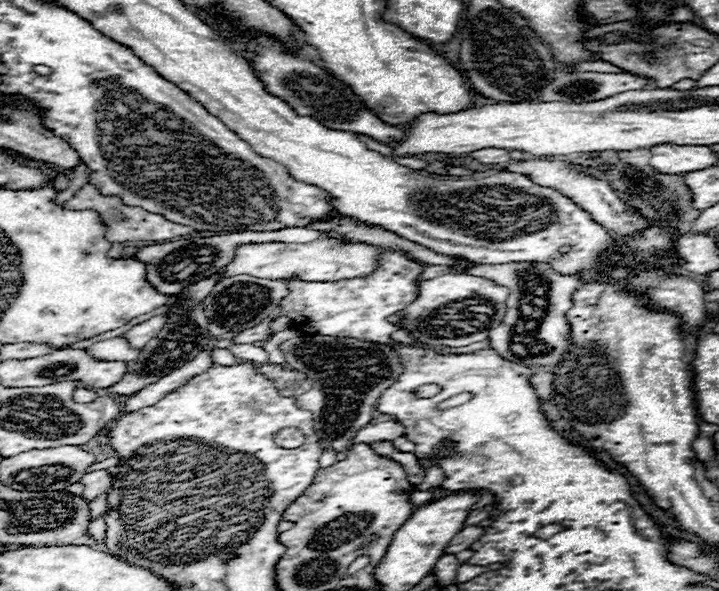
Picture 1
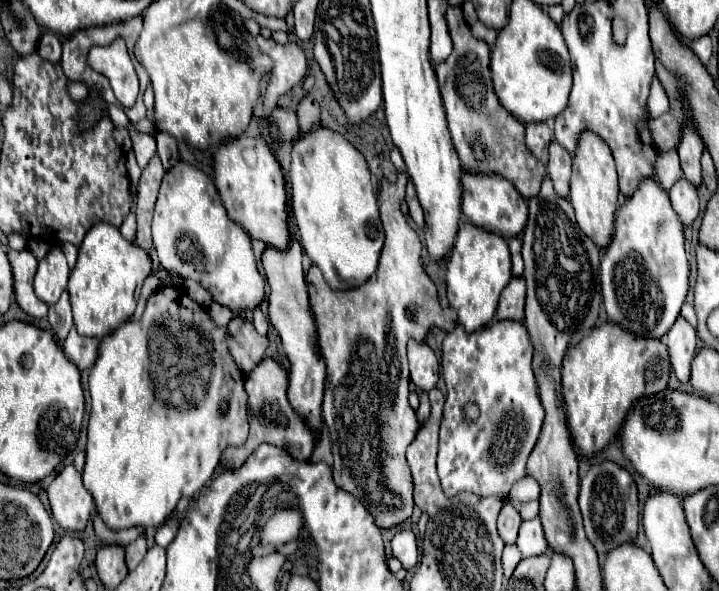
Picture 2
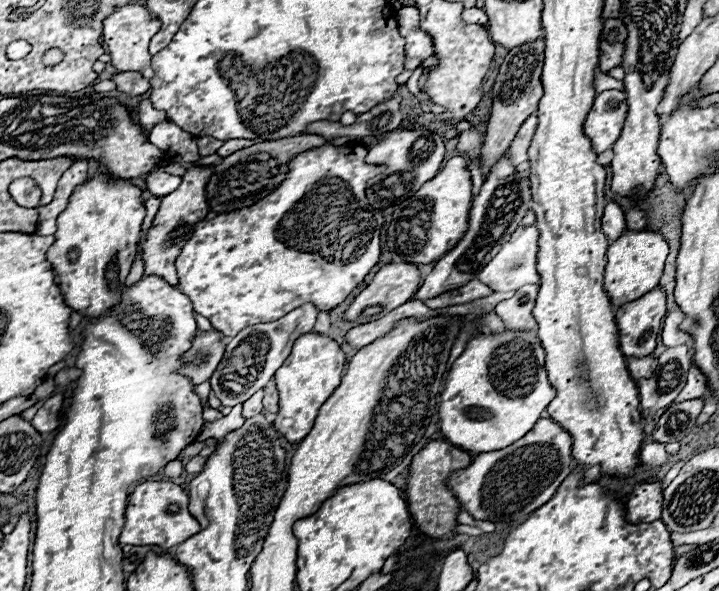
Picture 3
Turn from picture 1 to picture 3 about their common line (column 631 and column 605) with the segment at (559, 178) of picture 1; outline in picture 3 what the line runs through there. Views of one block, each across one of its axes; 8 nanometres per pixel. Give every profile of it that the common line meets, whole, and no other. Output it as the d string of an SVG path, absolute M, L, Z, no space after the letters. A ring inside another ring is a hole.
M608 202L604 216L602 216L602 230L608 236L608 240L612 242L612 238L618 238L624 230L626 230L626 220L624 220L624 212L616 202Z

